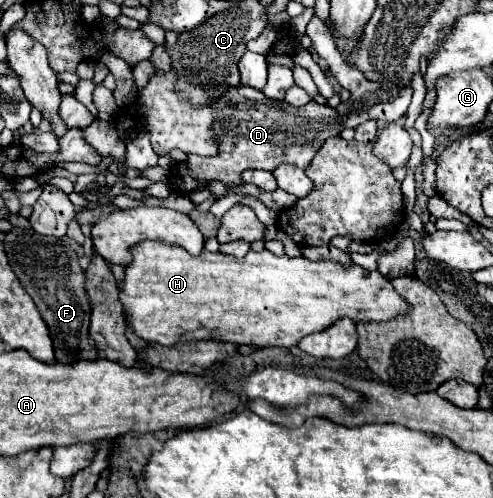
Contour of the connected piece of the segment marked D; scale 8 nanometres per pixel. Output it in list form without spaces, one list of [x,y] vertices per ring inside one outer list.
[[[312,18],[308,28],[306,28],[306,34],[310,36],[310,40],[314,42],[314,48],[318,52],[318,56],[322,56],[328,66],[330,66],[330,72],[334,74],[334,78],[340,80],[340,86],[342,88],[348,88],[350,90],[350,100],[348,102],[340,102],[338,108],[330,108],[330,106],[320,106],[320,104],[306,104],[302,108],[294,108],[290,106],[288,102],[284,100],[272,100],[272,98],[266,98],[260,90],[252,90],[250,86],[238,86],[238,88],[232,88],[228,90],[224,96],[220,96],[216,102],[214,102],[214,122],[212,122],[212,128],[216,132],[216,138],[218,138],[218,154],[208,158],[208,156],[188,156],[186,162],[180,162],[178,164],[178,170],[176,170],[176,164],[170,166],[168,170],[168,184],[170,184],[170,190],[176,194],[190,194],[198,188],[206,188],[208,182],[222,182],[226,186],[232,186],[232,184],[240,184],[240,174],[248,168],[260,168],[260,170],[268,170],[272,172],[274,168],[278,168],[280,164],[294,164],[302,170],[306,170],[314,158],[314,154],[320,150],[320,146],[332,138],[332,136],[338,136],[342,132],[342,128],[356,128],[358,124],[366,122],[366,120],[382,120],[382,122],[396,122],[400,120],[402,116],[406,116],[408,112],[408,106],[410,106],[410,100],[412,100],[412,86],[410,82],[408,84],[386,84],[386,82],[372,82],[372,80],[366,80],[364,74],[358,70],[358,68],[352,68],[344,58],[342,54],[336,50],[336,44],[334,44],[334,38],[326,26],[326,22],[318,20],[318,18]]]

